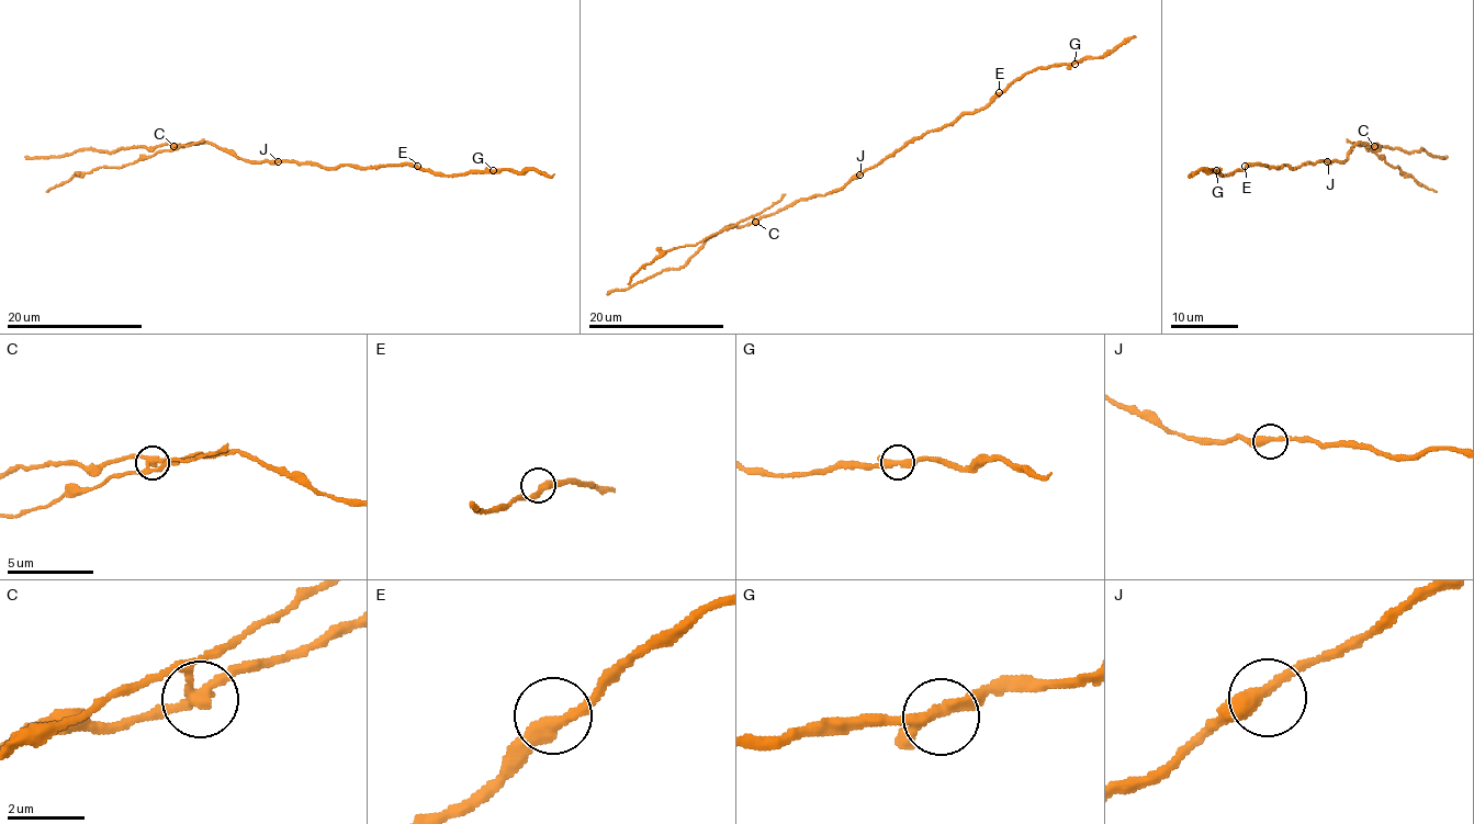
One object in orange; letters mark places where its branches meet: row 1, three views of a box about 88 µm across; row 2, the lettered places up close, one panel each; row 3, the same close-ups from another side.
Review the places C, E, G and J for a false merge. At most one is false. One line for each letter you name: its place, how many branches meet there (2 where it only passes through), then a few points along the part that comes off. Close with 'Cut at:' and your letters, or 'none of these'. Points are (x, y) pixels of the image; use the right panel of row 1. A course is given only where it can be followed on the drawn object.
C: at (1374, 146); 3 branches meet; foreign part runs (1375, 147), (1370, 150), (1436, 192)
Cut at: C

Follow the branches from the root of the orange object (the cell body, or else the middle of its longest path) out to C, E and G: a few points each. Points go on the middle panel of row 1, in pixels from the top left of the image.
C: (870, 168), (856, 173), (840, 189), (799, 199), (755, 223)
E: (870, 168), (911, 142), (953, 124), (965, 114), (980, 111), (999, 92)
G: (870, 168), (911, 142), (953, 124), (965, 114), (986, 109), (1026, 74), (1075, 64)

